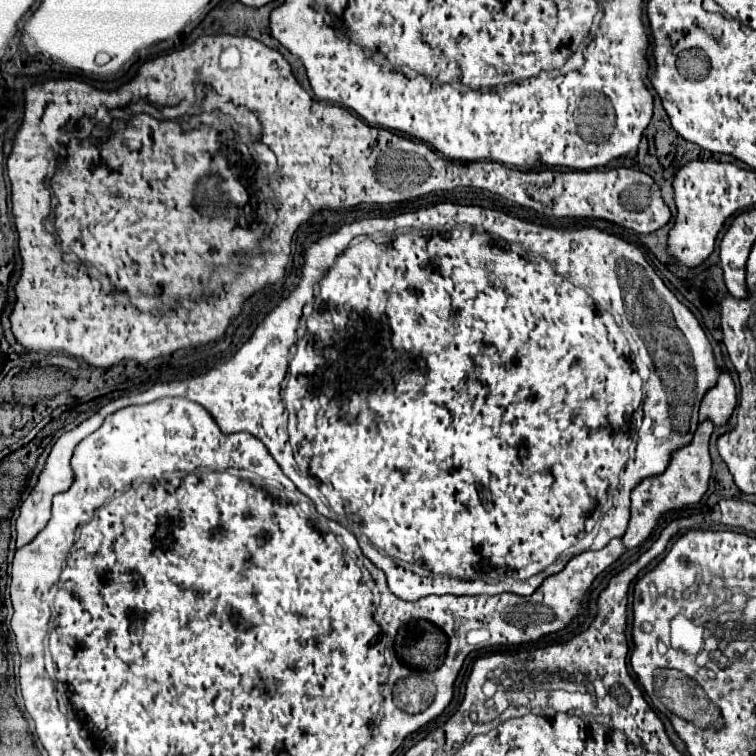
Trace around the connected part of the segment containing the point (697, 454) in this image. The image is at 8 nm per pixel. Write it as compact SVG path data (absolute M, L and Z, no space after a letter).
M702 421L692 437L692 441L686 445L686 447L680 447L666 471L662 475L654 475L650 479L642 479L642 483L638 483L638 487L634 487L632 491L632 509L630 509L630 523L628 523L628 529L626 533L622 535L622 545L626 549L634 549L636 545L640 545L648 535L650 531L654 529L656 525L656 519L668 511L668 509L680 509L684 505L692 505L692 503L698 503L706 489L708 489L708 479L710 479L710 455L708 455L708 441L710 441L710 435L714 431L714 425L710 421Z

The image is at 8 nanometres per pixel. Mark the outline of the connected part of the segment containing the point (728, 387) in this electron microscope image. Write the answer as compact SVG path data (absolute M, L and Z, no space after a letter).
M728 369L718 371L718 381L704 395L700 405L700 421L712 419L714 425L722 425L728 421L736 405L736 385Z

